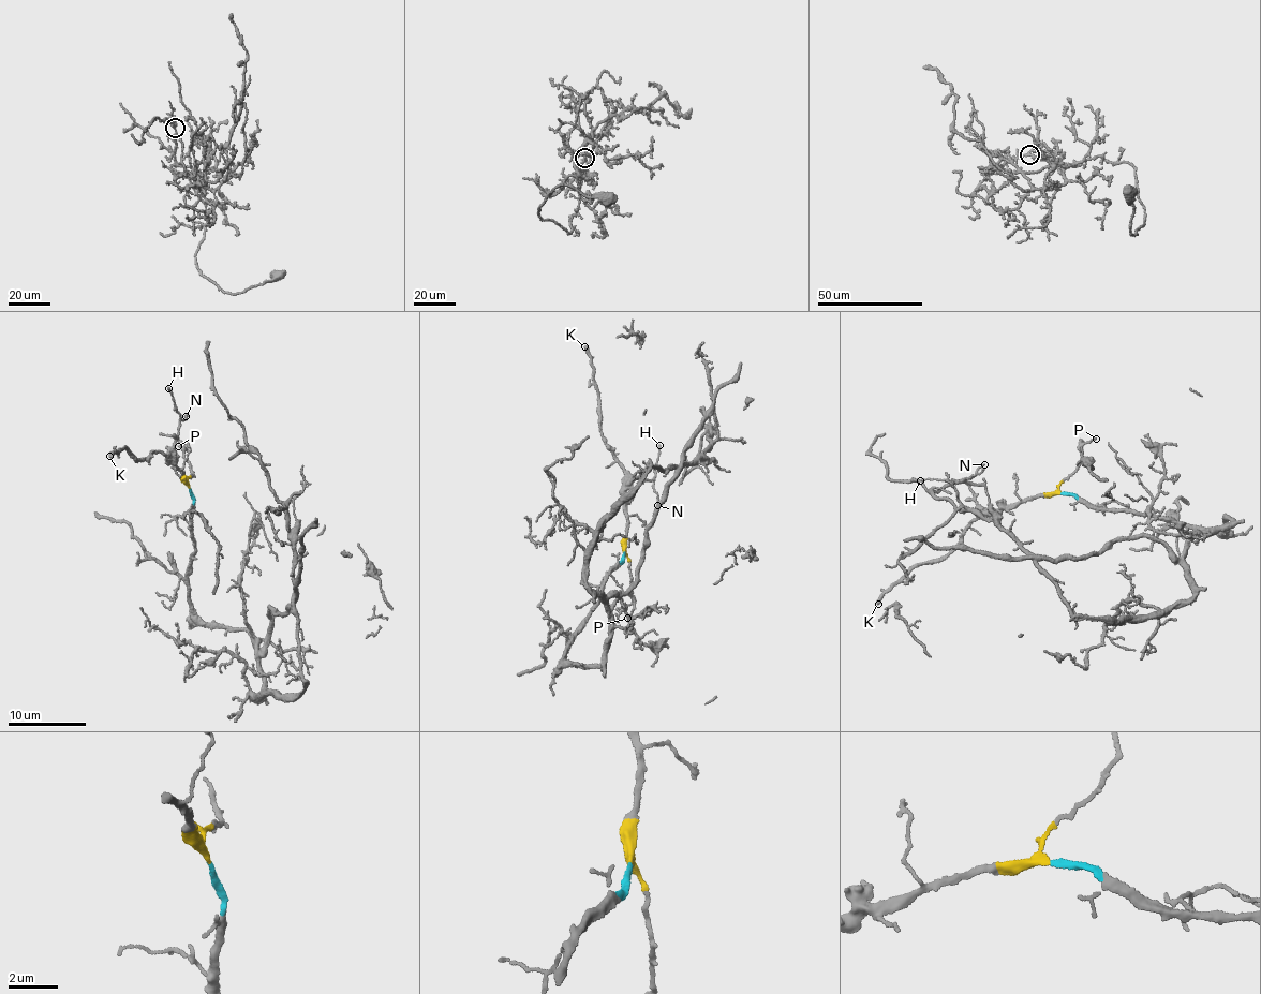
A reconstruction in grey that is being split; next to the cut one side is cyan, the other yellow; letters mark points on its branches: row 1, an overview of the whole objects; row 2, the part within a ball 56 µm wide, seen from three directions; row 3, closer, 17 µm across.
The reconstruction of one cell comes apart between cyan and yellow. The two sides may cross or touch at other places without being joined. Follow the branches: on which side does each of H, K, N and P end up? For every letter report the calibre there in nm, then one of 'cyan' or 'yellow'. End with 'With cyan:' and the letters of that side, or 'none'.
H: calibre 130 nm; yellow
K: calibre 320 nm; yellow
N: calibre 110 nm; yellow
P: calibre 120 nm; yellow
With cyan: none

